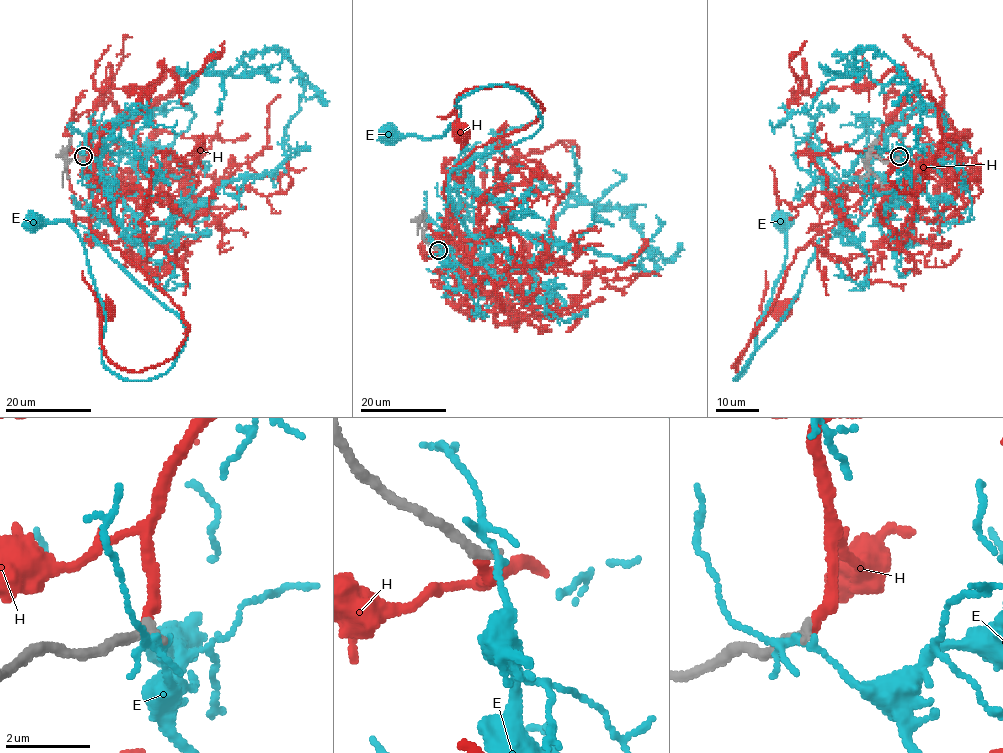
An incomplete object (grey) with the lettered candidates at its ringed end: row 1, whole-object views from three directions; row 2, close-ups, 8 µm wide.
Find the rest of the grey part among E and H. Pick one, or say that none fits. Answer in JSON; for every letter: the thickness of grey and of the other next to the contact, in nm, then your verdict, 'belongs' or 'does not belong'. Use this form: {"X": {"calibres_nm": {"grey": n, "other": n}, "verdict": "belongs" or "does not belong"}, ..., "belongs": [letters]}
{"E": {"calibres_nm": {"grey": 280, "other": 140}, "verdict": "does not belong"}, "H": {"calibres_nm": {"grey": 280, "other": 280}, "verdict": "belongs"}, "belongs": ["H"]}

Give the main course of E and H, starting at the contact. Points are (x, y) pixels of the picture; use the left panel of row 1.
E: (83, 157), (110, 191), (93, 237), (185, 328), (173, 366), (125, 380), (104, 365), (79, 234), (31, 221)
H: (82, 157), (96, 128), (140, 149), (88, 222), (188, 332), (126, 371), (104, 312)

